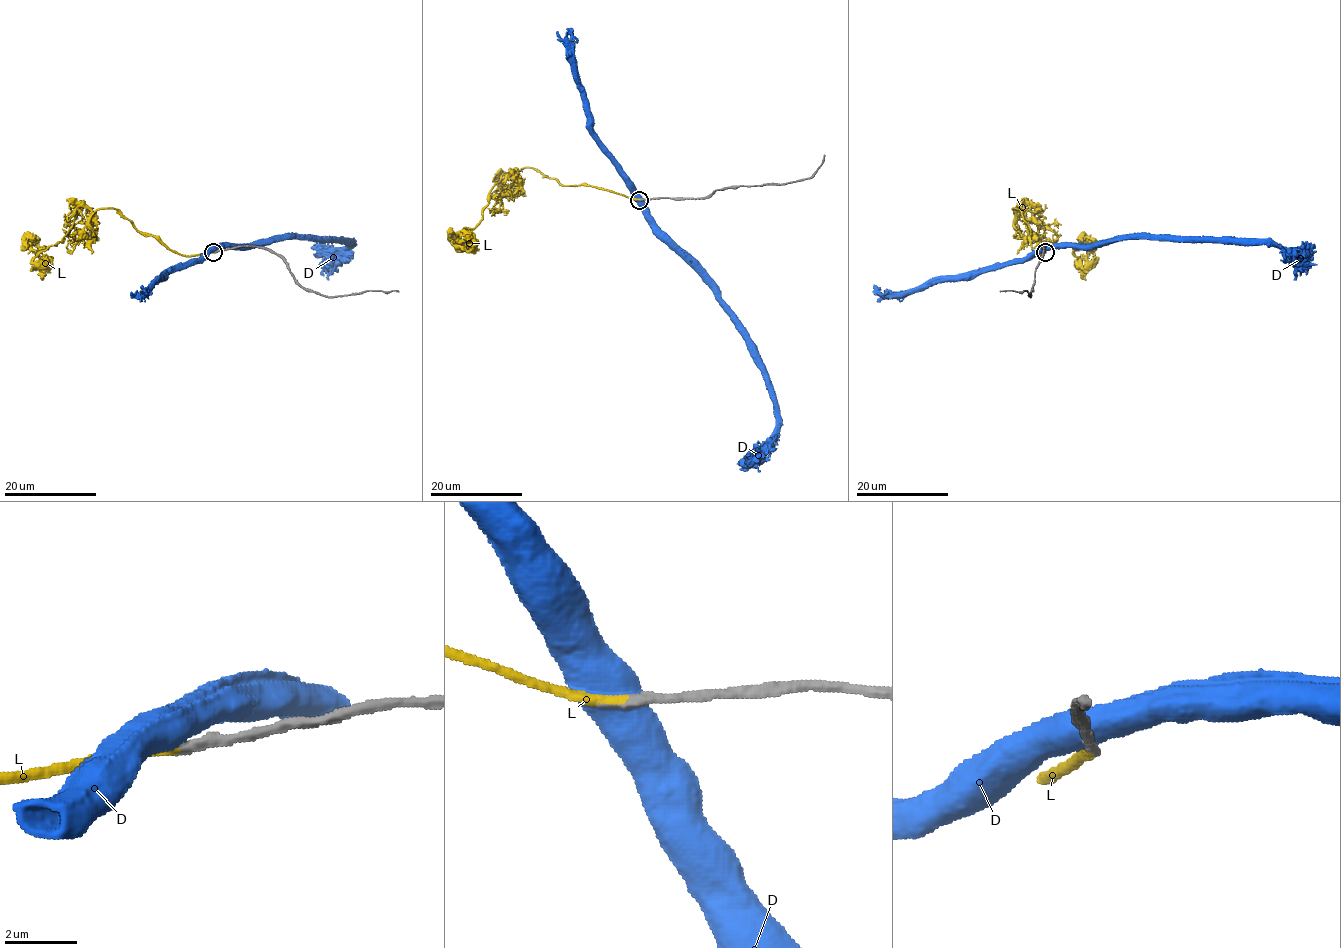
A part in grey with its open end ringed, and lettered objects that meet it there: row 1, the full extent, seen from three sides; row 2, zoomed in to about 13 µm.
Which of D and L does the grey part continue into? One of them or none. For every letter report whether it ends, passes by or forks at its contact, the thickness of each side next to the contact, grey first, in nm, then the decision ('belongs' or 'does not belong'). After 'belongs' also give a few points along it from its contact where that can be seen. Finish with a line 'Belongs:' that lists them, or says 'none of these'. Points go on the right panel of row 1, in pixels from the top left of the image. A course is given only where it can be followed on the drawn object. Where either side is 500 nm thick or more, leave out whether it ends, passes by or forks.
D: 360 nm thick on the grey side, 750 nm on the other; does not belong
L: it ends there; 300 nm thick on the grey side, 280 nm on the other; belongs; it runs (1045, 252), (1035, 254), (1013, 209), (1090, 268), (1092, 250), (1072, 248)
Belongs: L

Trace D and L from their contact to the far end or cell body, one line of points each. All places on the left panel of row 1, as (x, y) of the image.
D: (214, 252), (217, 248), (254, 247), (277, 239), (338, 239), (350, 242), (340, 248), (317, 248), (313, 245)
L: (214, 252), (177, 254), (117, 210), (83, 207), (64, 240), (34, 258), (47, 268), (23, 248)

